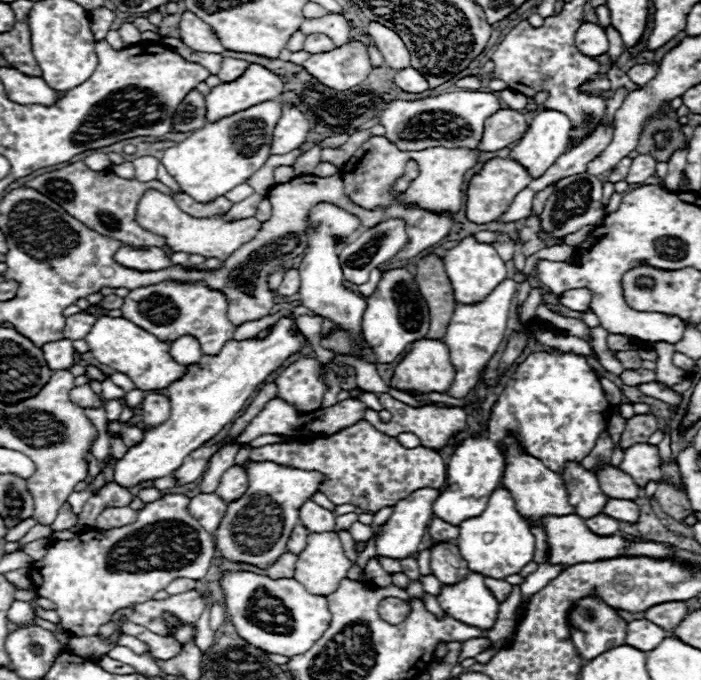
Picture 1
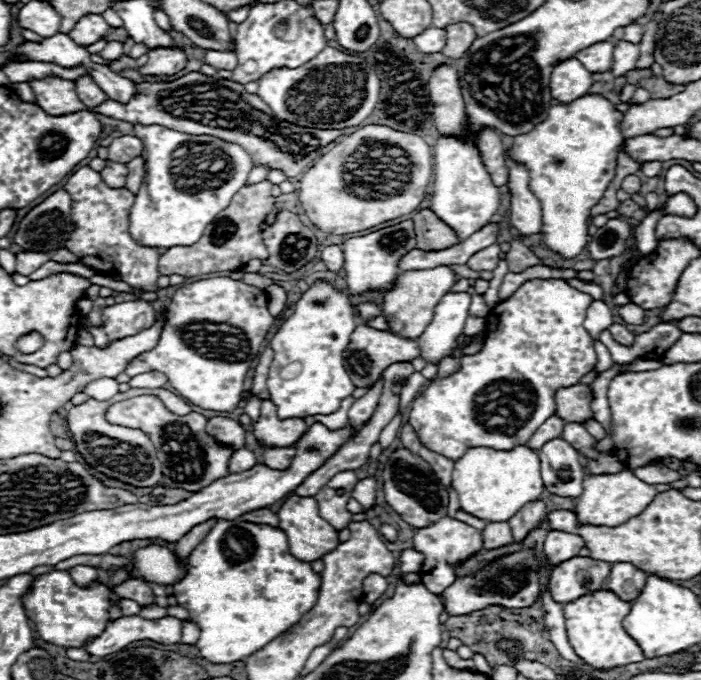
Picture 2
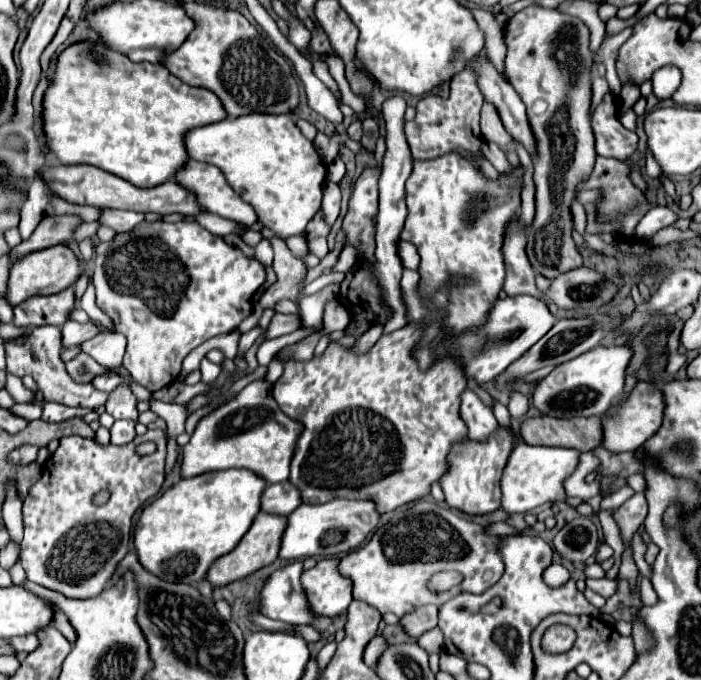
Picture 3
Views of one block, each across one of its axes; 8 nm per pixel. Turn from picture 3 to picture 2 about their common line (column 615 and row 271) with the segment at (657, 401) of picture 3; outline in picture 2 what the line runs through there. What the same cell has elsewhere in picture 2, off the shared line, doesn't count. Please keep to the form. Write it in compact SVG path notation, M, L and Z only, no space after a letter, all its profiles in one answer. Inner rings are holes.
M428 268L424 272L402 272L398 276L398 282L392 290L384 296L384 310L382 316L386 318L390 332L396 336L404 336L408 340L418 340L424 332L424 328L432 322L434 308L440 302L440 298L454 286L456 278L450 268Z

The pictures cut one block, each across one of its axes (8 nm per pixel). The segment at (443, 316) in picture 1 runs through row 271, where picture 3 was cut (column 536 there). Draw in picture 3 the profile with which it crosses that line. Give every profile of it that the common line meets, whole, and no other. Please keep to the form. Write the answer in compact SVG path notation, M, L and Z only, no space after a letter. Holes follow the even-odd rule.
M526 418L520 436L532 446L566 446L580 452L592 452L602 446L602 418Z

